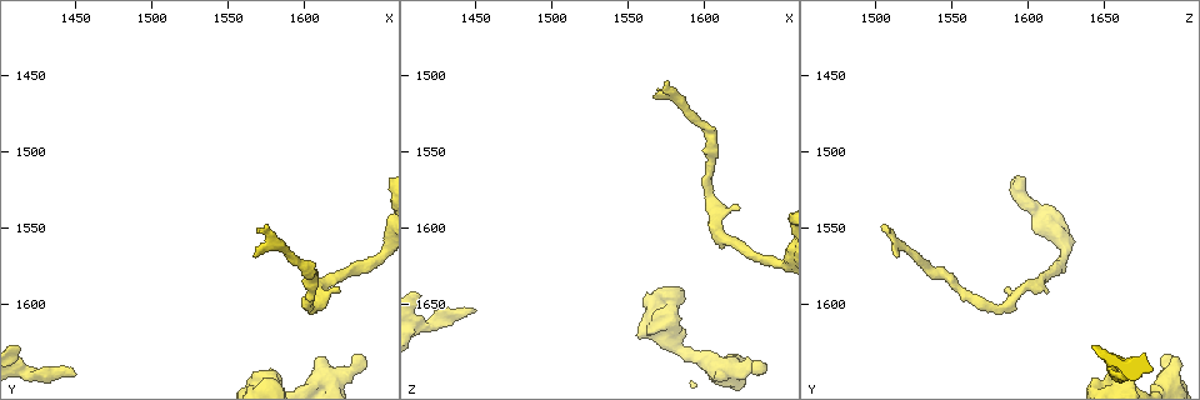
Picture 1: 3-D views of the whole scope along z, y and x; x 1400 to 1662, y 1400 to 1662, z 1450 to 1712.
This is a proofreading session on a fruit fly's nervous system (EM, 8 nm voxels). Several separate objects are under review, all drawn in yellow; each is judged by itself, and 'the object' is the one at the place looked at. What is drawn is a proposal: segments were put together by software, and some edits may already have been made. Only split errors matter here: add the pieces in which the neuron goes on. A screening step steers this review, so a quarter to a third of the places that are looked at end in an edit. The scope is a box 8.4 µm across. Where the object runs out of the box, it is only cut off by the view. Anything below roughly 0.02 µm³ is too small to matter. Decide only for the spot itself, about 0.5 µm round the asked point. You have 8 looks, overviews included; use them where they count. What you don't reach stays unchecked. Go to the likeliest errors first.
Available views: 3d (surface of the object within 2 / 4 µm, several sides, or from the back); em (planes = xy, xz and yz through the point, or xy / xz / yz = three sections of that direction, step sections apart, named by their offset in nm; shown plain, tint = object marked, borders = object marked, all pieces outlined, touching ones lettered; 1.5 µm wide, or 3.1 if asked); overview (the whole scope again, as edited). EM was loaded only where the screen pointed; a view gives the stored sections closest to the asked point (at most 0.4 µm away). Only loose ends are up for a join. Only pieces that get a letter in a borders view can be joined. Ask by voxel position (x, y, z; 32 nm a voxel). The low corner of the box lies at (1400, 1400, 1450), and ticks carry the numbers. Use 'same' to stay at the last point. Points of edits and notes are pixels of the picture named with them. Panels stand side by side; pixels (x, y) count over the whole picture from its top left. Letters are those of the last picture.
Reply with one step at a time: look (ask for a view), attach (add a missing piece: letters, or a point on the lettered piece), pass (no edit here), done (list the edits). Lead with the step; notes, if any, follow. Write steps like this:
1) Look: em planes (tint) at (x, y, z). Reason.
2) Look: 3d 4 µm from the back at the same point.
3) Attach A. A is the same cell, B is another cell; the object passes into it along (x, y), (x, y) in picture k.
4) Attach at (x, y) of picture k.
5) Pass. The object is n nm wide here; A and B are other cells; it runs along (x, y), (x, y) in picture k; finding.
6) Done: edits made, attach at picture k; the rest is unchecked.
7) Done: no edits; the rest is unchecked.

Look: 3d 2 µm from the back at (1450, 1646, 1654). Branch stops here.

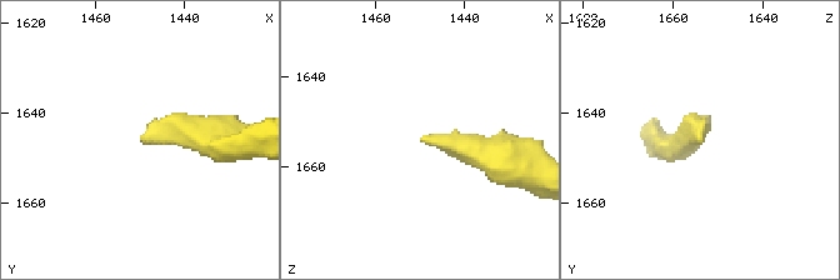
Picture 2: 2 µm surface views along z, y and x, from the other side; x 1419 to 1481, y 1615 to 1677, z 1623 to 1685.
Look: em xy step 4 (tint) at (1448, 1646, 1654).

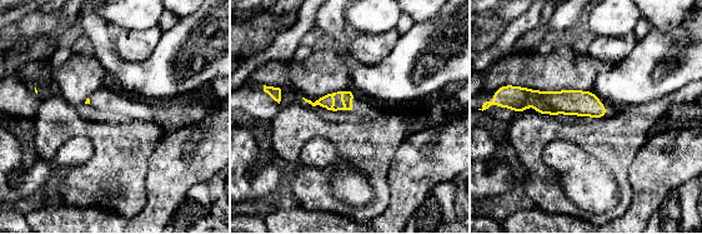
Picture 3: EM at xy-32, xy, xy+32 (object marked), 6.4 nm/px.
Look: em planes (borders) at the same point. Cut it another way.

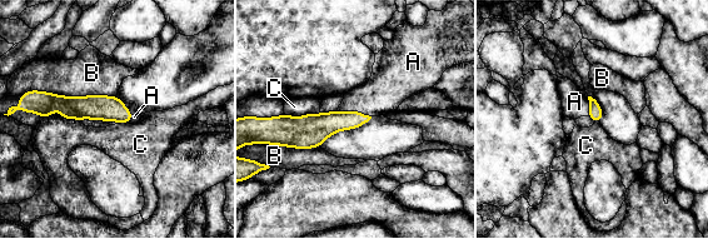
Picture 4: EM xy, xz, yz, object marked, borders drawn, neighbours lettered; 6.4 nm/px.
Attach A. A is the same cell, B and C are other cells; the object passes into it along (319, 127), (354, 111), (385, 90) in picture 4; it goes on there.

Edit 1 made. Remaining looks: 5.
Look: overview. Redraw.

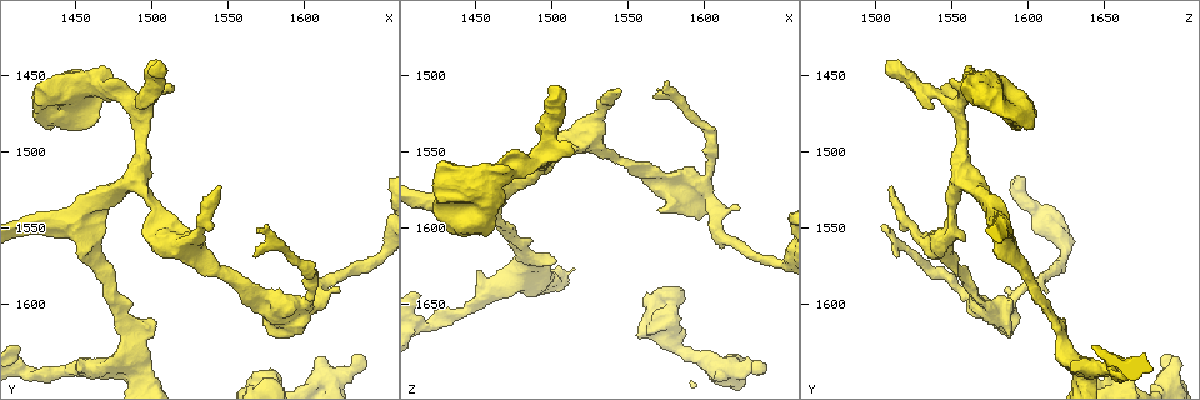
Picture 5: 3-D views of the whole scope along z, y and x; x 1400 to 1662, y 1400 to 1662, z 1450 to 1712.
Look: em planes (tint) at (1624, 1588, 1586). An open end.

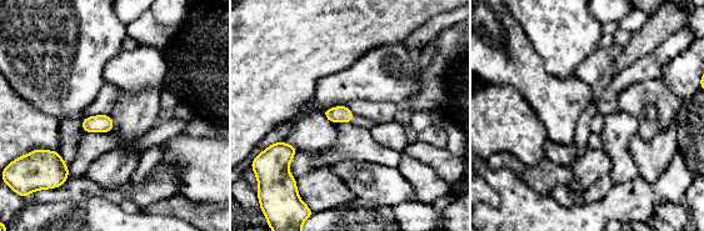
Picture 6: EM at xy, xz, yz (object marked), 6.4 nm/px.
Look: em planes (borders) at the same point. See the neighbours.

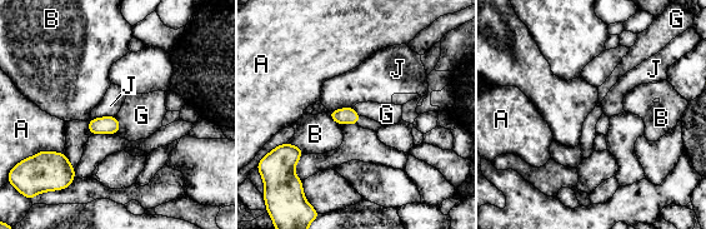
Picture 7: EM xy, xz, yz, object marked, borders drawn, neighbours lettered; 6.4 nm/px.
Pass. A, B, G and J are other cells; a border runs along (115, 117), (119, 124), (116, 133) in picture 7; none of them fits.

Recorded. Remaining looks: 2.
Look: 3d 2 µm at (1636, 1632, 1690). Free end.

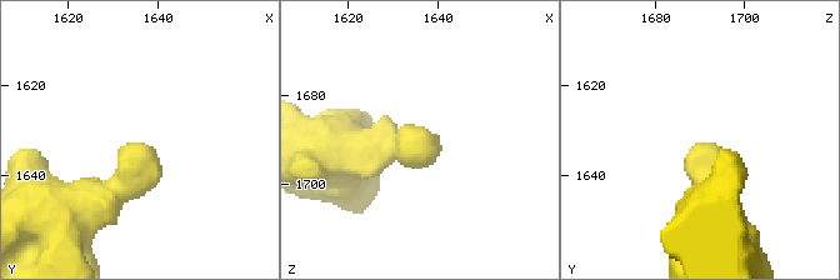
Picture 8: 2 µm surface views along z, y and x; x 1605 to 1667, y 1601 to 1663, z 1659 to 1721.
Look: em planes (borders) at (1638, 1633, 1689). Need the tissue.

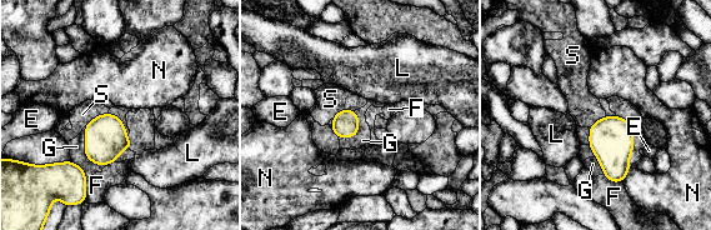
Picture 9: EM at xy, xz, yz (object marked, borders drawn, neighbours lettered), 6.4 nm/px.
Pass. E, F, G, L, N and S are other cells; a border runs along (84, 128), (94, 163), (130, 150) in picture 9; none of them fits.

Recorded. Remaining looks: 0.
Done: edits made, attach at picture 4; the rest is unchecked.

